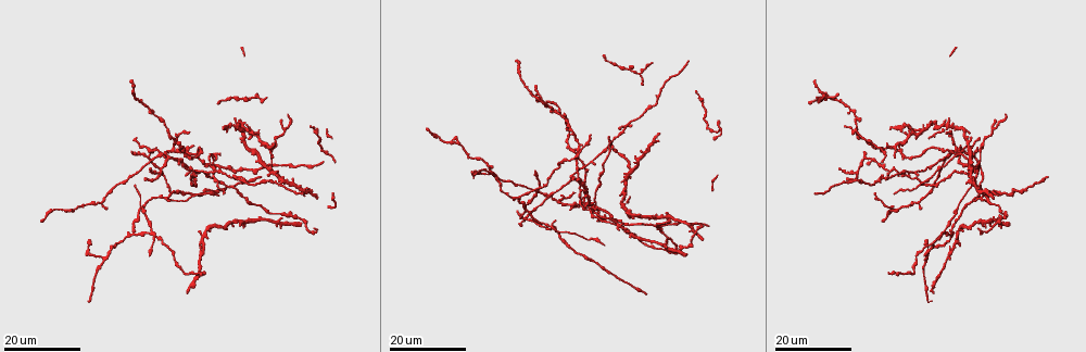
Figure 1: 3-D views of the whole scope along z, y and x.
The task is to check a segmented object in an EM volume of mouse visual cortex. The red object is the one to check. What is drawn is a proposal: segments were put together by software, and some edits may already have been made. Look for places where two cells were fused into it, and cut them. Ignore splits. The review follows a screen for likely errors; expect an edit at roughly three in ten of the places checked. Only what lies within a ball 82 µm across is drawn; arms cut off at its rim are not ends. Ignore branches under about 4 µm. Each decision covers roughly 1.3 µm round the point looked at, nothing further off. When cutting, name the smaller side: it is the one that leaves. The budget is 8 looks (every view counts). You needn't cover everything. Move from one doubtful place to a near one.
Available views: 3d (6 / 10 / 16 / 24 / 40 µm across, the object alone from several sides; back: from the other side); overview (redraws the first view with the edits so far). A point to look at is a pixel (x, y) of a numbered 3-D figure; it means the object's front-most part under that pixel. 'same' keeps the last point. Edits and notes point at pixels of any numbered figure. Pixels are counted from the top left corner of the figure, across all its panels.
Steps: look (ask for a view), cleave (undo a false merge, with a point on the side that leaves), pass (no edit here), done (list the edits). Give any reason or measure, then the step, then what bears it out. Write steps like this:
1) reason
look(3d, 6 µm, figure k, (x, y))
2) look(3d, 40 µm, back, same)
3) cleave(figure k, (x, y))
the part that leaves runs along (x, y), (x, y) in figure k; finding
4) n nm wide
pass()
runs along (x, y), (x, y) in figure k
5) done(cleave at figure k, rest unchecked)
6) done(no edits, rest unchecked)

arms part here
look(3d, 24 µm, figure 1, (135, 232))

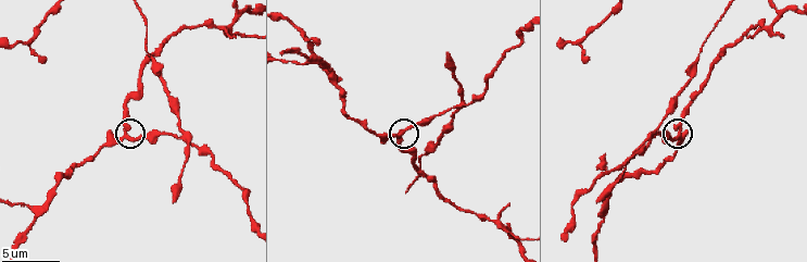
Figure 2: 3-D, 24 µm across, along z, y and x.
look(3d, 10 µm, figure 2, (127, 137))

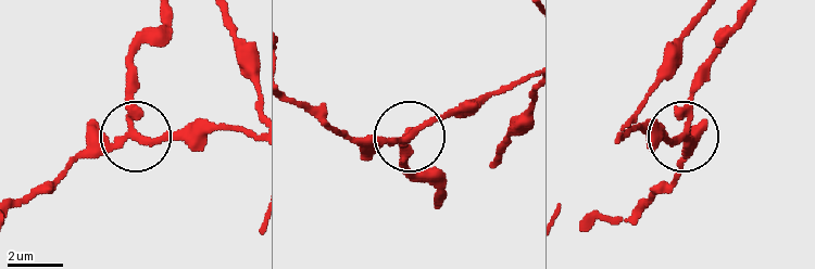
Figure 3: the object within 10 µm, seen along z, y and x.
220 nm wide
pass()
runs along (439, 204), (433, 186), (404, 164), (404, 137), (343, 137) in figure 3; one cell here

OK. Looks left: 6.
three arms meet
look(3d, 10 µm, figure 2, (462, 101))

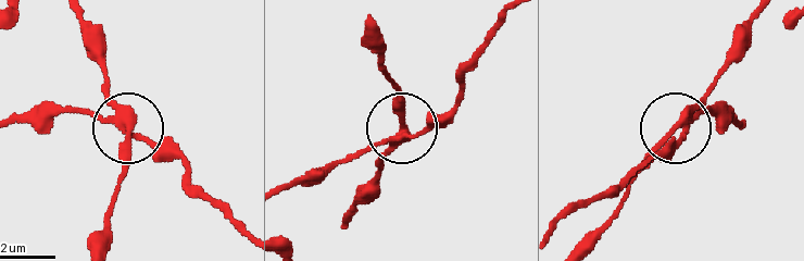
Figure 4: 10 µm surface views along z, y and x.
250 nm wide
cleave(figure 4, (109, 87))
the part that leaves runs along (124, 115), (85, 12) in figure 4; two cells meet here

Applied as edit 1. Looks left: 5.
three arms meet
look(3d, 10 µm, figure 2, (771, 33))

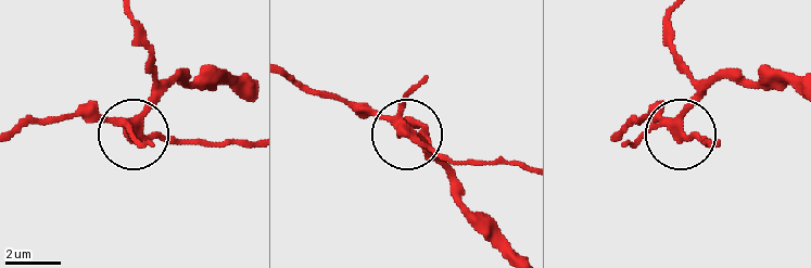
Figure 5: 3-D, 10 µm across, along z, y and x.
280 nm wide
cleave(figure 5, (180, 139))
the part that leaves runs along (423, 142), (463, 161), (526, 163) in figure 5; a second cell is stuck on

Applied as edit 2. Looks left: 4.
redraw
look(overview)

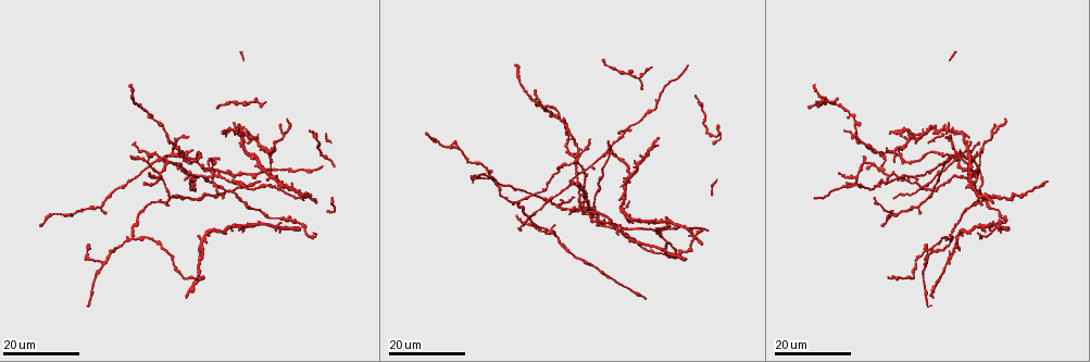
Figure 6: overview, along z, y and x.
four-way junction
look(3d, 16 µm, figure 6, (271, 167))

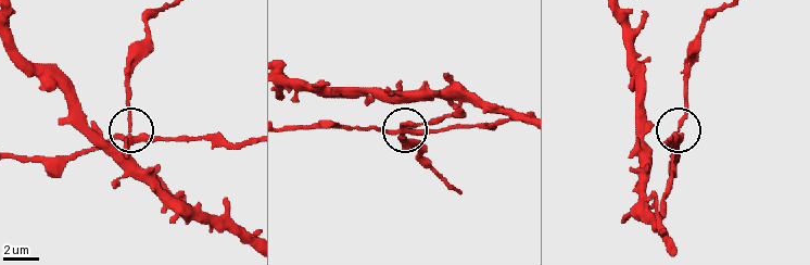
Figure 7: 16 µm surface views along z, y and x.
zoom in
look(3d, 10 µm, figure 7, (130, 128))

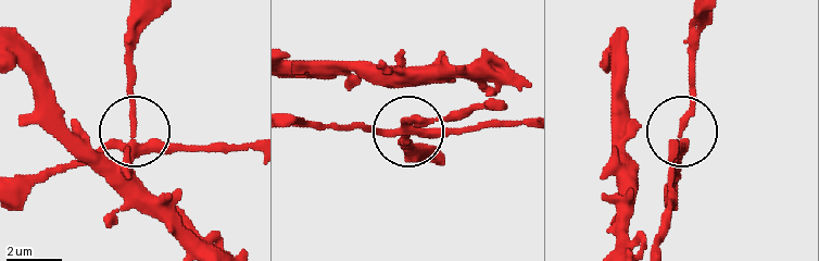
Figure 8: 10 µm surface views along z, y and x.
cleave(figure 8, (135, 111))
the part that leaves runs along (133, 146), (138, 15) in figure 8; two cells meet here

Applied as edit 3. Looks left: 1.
done(cleave at figure 4, cleave at figure 5, cleave at figure 8, rest unchecked)

